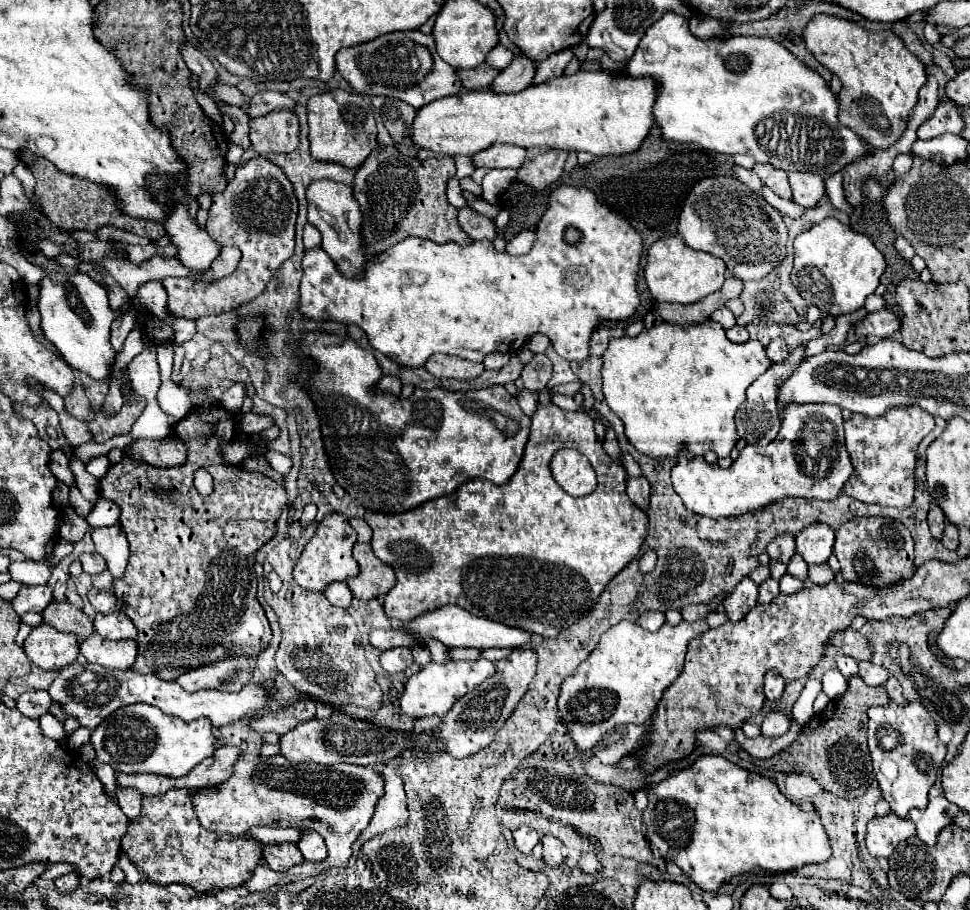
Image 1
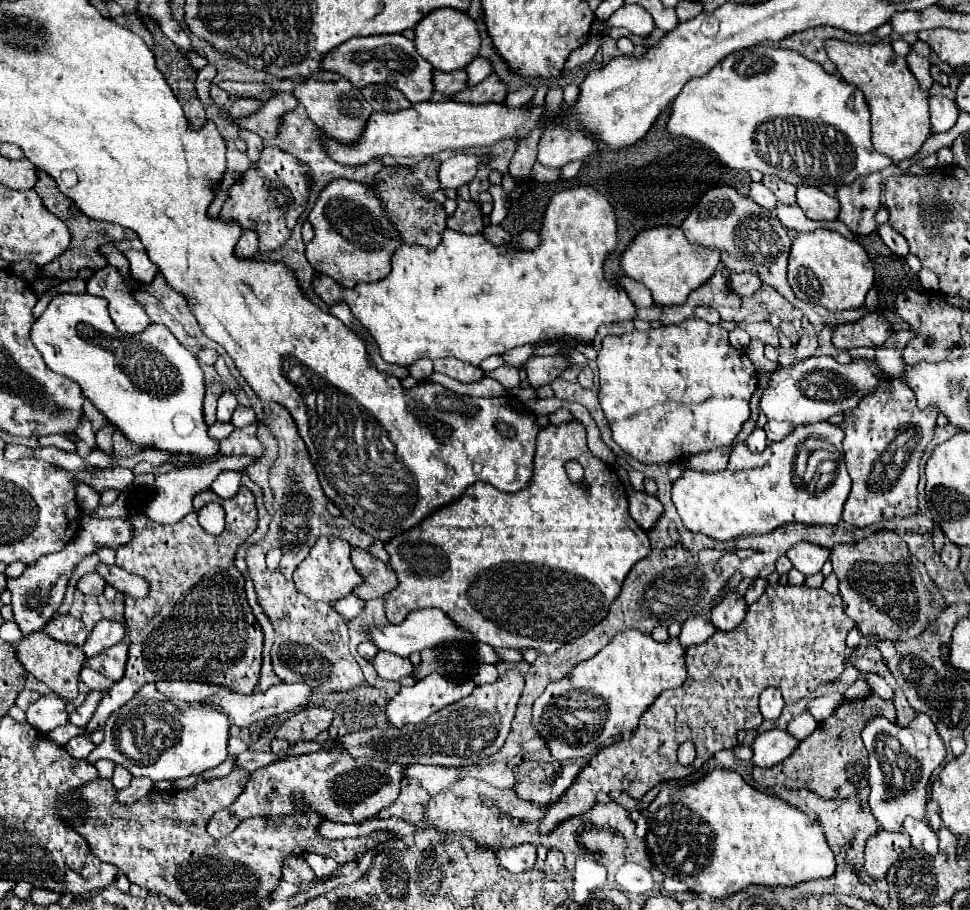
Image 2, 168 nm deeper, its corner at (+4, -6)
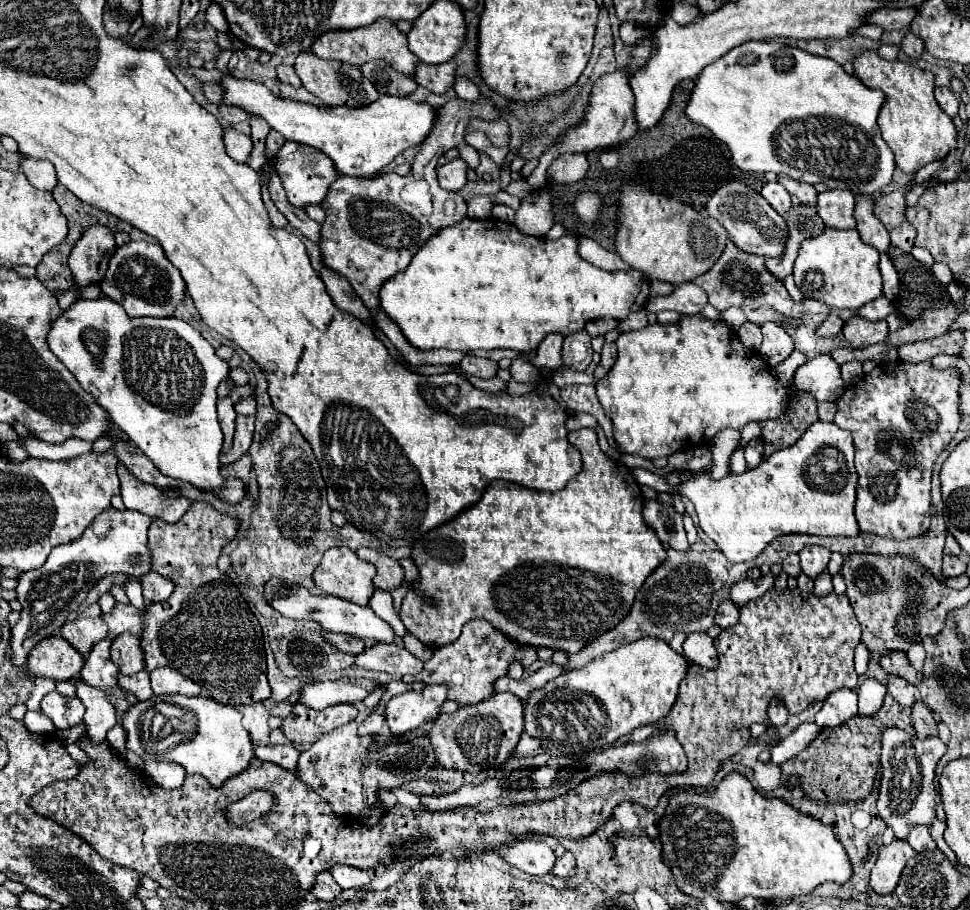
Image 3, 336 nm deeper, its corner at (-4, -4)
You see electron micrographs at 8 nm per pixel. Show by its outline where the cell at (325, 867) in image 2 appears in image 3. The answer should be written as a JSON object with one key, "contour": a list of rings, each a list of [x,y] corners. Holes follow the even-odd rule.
{"contour":[[[337,863],[335,867],[331,867],[329,871],[333,875],[333,879],[343,887],[343,889],[363,889],[367,887],[367,883],[371,881],[371,873],[357,869],[357,867],[347,867]]]}

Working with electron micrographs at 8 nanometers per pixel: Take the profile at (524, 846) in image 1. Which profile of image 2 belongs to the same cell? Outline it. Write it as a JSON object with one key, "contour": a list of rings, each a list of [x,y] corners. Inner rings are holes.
{"contour":[[[525,843],[525,845],[517,845],[517,847],[493,847],[495,857],[499,859],[499,865],[503,869],[507,869],[509,873],[523,873],[535,867],[537,863],[537,847]]]}

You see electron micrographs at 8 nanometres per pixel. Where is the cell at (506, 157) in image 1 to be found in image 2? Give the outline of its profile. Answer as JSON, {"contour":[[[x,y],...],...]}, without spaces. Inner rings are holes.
{"contour":[[[457,153],[449,159],[445,159],[439,167],[439,183],[441,189],[459,189],[461,185],[469,183],[479,167],[479,157]]]}

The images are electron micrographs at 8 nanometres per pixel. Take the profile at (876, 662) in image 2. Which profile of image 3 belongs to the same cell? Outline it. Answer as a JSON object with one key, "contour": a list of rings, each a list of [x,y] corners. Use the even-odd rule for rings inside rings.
{"contour":[[[887,651],[887,653],[883,653],[883,655],[879,657],[879,665],[881,665],[887,673],[899,675],[899,677],[907,679],[907,681],[913,683],[913,685],[917,685],[919,679],[921,679],[921,675],[909,665],[909,661],[907,661],[907,657],[905,657],[903,651]]]}

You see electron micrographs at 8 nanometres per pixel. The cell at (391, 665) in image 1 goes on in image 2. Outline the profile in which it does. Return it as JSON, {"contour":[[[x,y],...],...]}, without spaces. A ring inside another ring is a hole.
{"contour":[[[379,651],[371,659],[371,665],[379,673],[379,677],[383,677],[387,681],[399,681],[399,679],[403,679],[403,677],[407,677],[407,675],[413,673],[411,661],[403,659],[403,657],[395,657],[395,653],[383,653],[383,651]]]}

